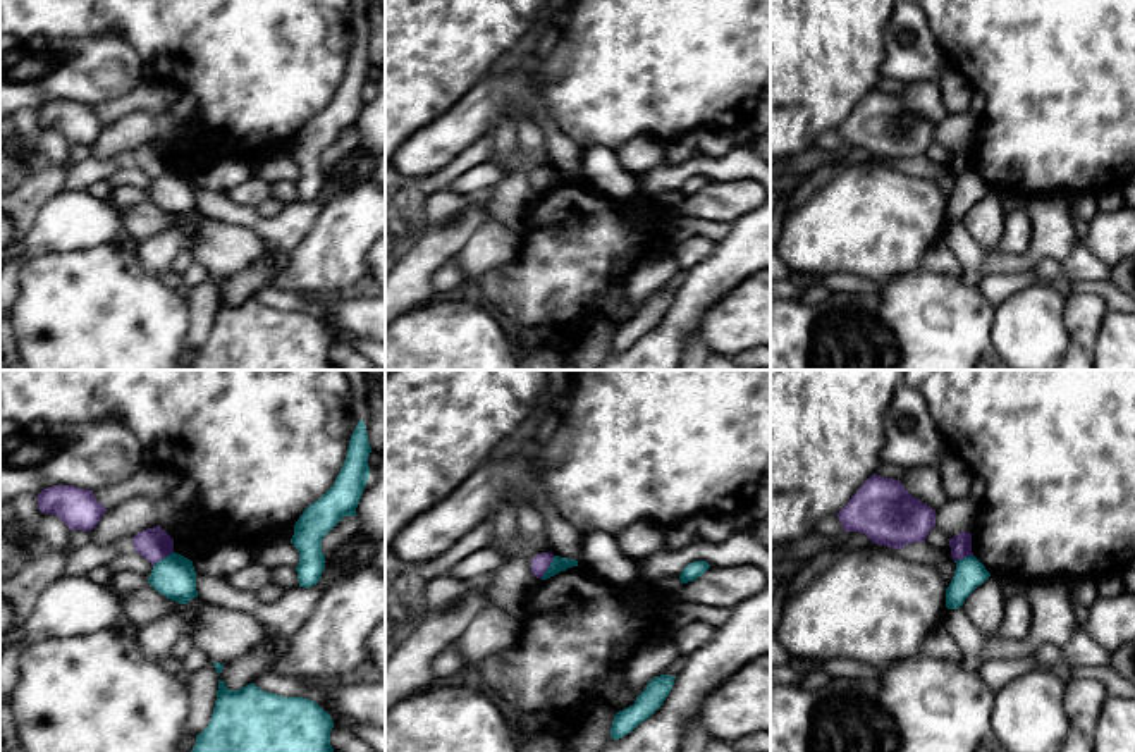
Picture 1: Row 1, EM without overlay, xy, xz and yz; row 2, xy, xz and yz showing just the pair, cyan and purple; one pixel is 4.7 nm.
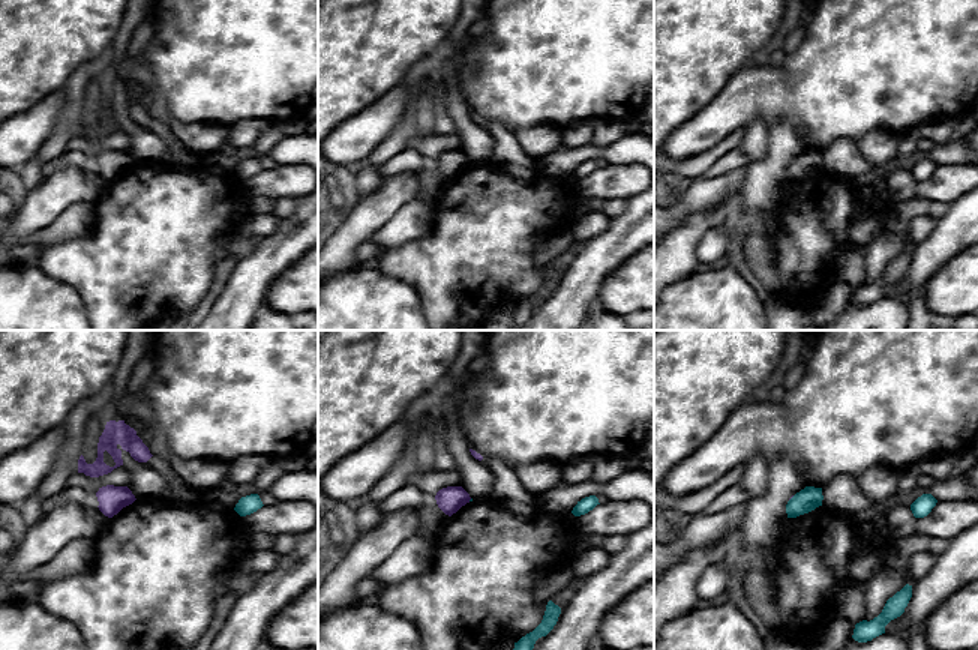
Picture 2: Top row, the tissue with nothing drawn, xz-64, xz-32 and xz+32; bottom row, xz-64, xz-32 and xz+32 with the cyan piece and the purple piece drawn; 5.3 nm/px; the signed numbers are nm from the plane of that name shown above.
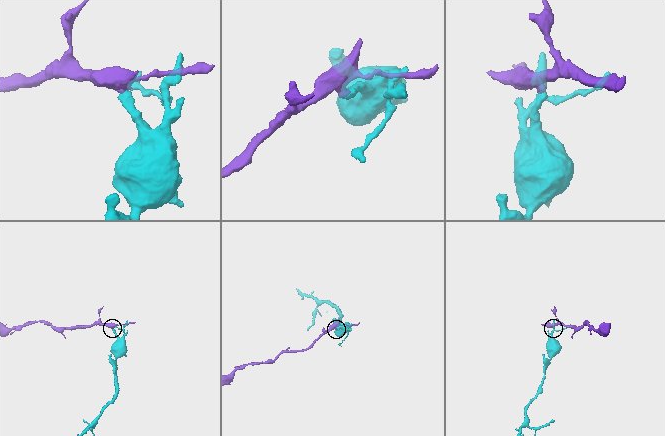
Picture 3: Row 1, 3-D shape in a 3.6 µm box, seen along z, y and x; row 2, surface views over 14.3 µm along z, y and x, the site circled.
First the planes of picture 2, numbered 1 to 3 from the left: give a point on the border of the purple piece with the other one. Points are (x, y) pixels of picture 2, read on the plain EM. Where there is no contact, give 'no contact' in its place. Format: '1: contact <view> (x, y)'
1: no contact
2: no contact
3: contact xz+32 (791, 162)

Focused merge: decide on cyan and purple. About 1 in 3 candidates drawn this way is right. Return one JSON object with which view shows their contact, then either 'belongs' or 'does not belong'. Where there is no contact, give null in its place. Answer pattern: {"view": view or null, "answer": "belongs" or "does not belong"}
{"view": "xz", "answer": "does not belong"}

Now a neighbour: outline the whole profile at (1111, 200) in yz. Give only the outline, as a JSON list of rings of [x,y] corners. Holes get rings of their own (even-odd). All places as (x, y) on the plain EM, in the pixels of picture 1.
[[[1109,189],[1097,194],[1101,212],[1116,212],[1126,206],[1121,189]]]

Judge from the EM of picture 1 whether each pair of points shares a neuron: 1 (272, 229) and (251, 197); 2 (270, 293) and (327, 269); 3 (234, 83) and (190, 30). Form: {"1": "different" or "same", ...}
{"1": "different", "2": "different", "3": "same"}

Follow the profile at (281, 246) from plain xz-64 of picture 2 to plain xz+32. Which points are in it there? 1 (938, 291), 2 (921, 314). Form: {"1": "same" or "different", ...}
{"1": "different", "2": "different"}

